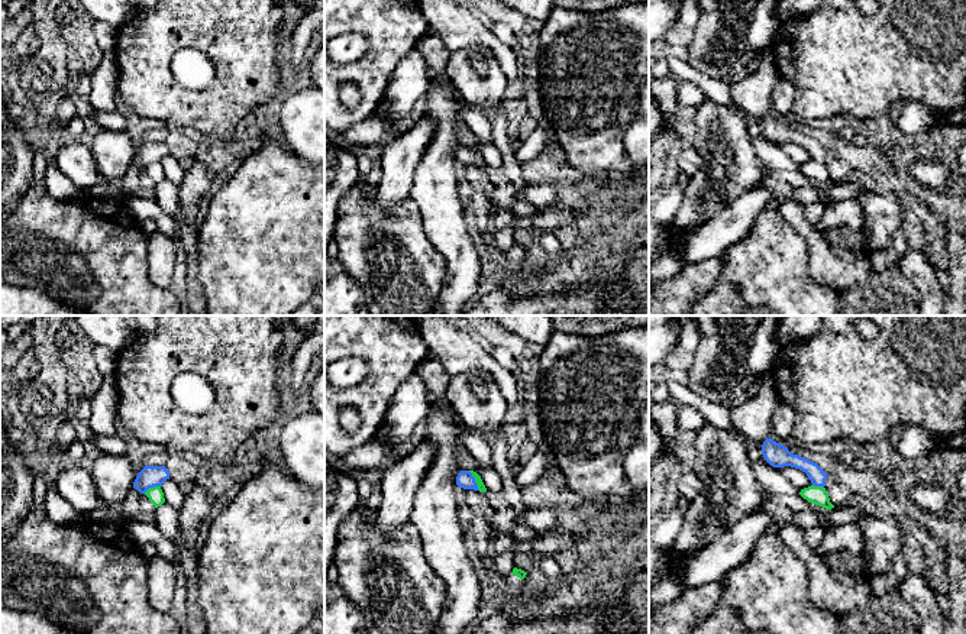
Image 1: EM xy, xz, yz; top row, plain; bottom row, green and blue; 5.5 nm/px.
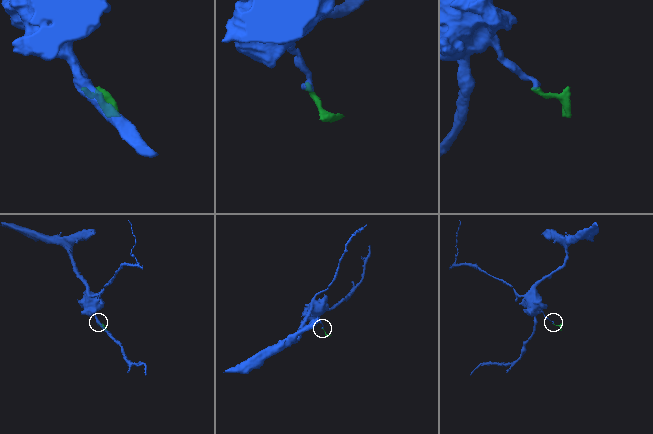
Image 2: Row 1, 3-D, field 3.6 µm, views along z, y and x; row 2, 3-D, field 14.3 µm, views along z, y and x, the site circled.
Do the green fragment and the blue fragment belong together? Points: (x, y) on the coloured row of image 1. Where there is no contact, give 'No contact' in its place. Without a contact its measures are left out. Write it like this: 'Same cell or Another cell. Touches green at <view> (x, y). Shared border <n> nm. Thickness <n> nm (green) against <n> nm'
Another cell. Touches green at xz (475, 481). Shared border 130 nm. Thickness 50 nm (green) against 90 nm

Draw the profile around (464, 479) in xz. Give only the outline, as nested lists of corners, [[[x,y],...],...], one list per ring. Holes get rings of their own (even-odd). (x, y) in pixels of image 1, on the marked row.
[[[461,470],[456,476],[456,485],[463,489],[479,491],[475,478],[469,470]]]

